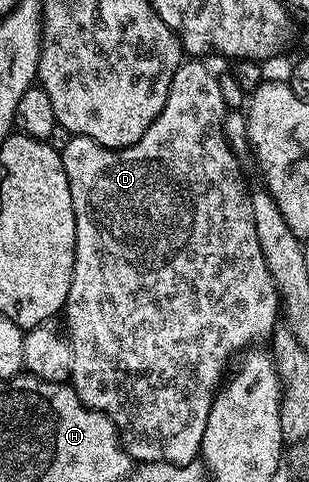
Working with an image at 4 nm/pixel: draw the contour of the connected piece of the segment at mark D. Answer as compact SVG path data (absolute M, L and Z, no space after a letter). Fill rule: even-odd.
M190 58L179 66L172 78L164 110L132 146L105 148L87 136L72 136L69 145L61 152L62 168L66 171L68 186L72 190L72 210L76 214L76 258L72 286L68 290L64 309L64 328L72 346L69 383L87 408L104 413L118 427L118 439L134 462L155 464L164 460L169 464L191 463L199 455L204 426L208 422L208 410L214 401L215 392L223 383L224 373L232 357L261 341L258 339L265 332L266 335L273 333L280 320L278 291L274 289L272 274L264 262L260 238L256 238L250 188L242 177L244 168L225 138L223 124L228 109L220 94L218 76L210 73L202 64L205 63L201 59Z

